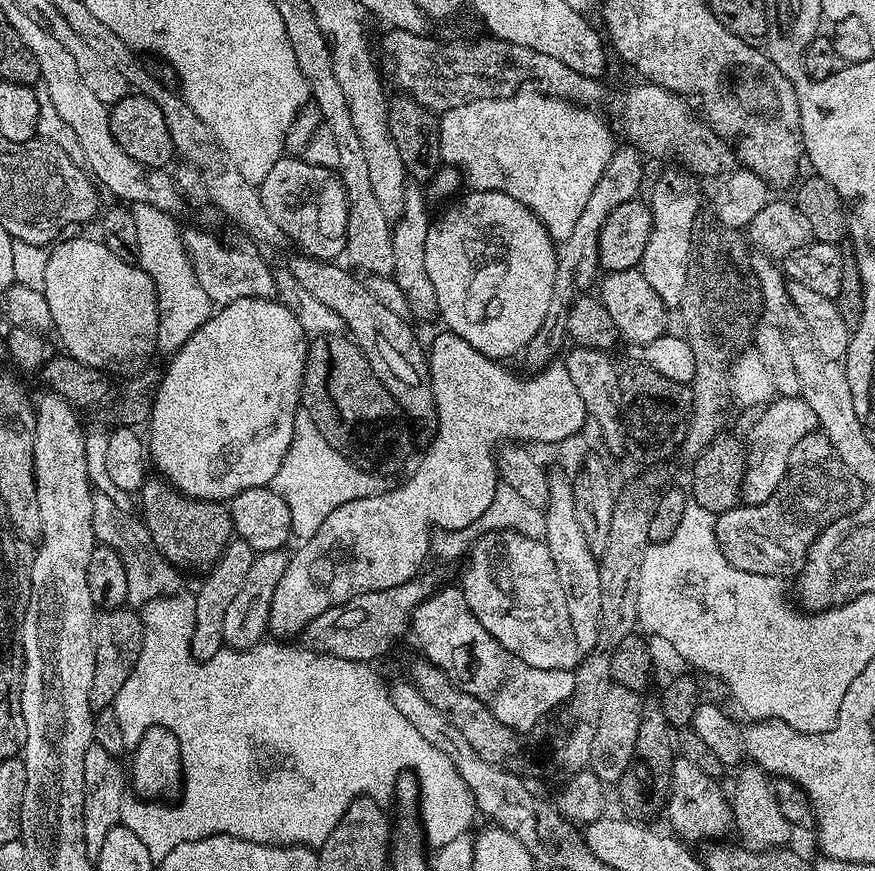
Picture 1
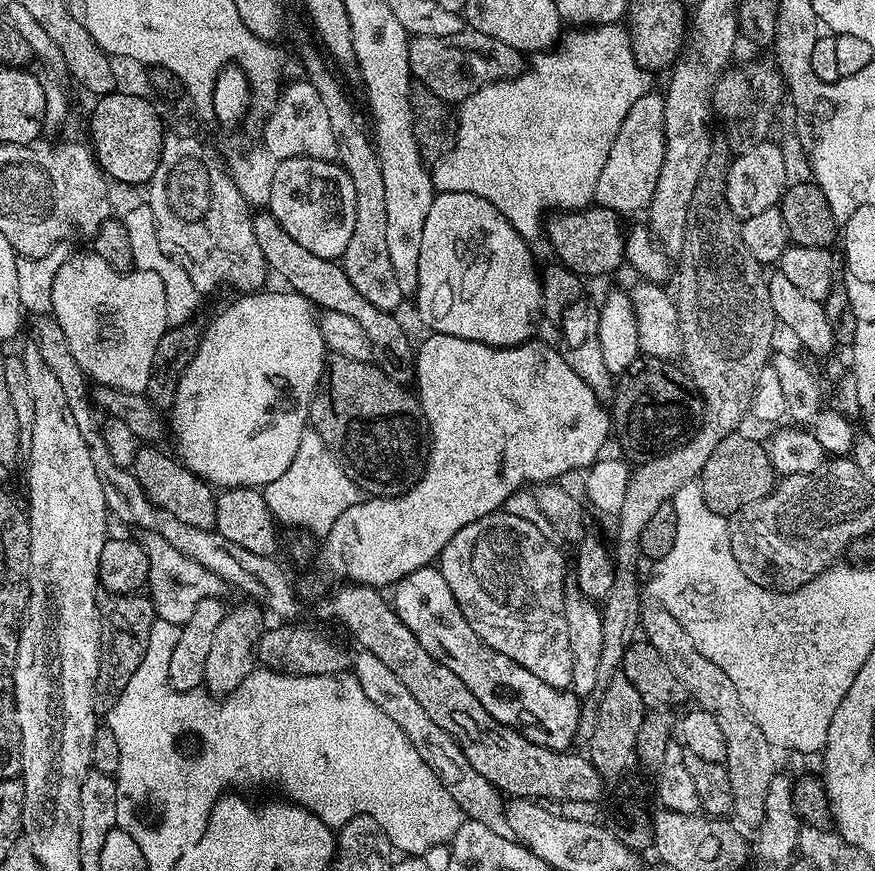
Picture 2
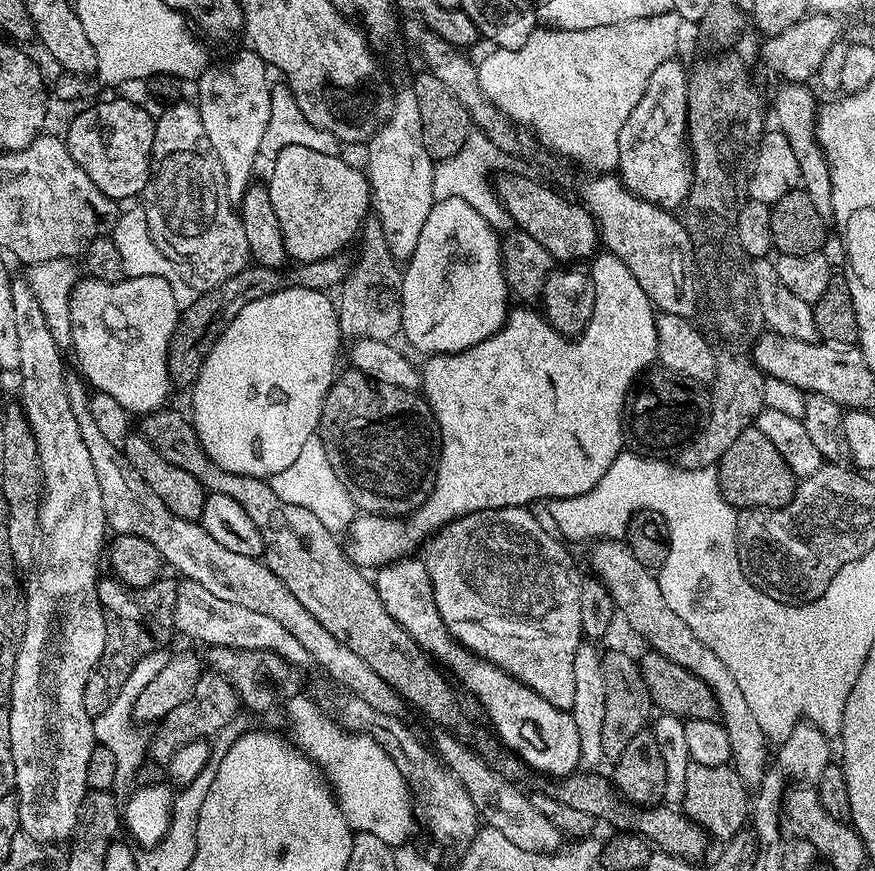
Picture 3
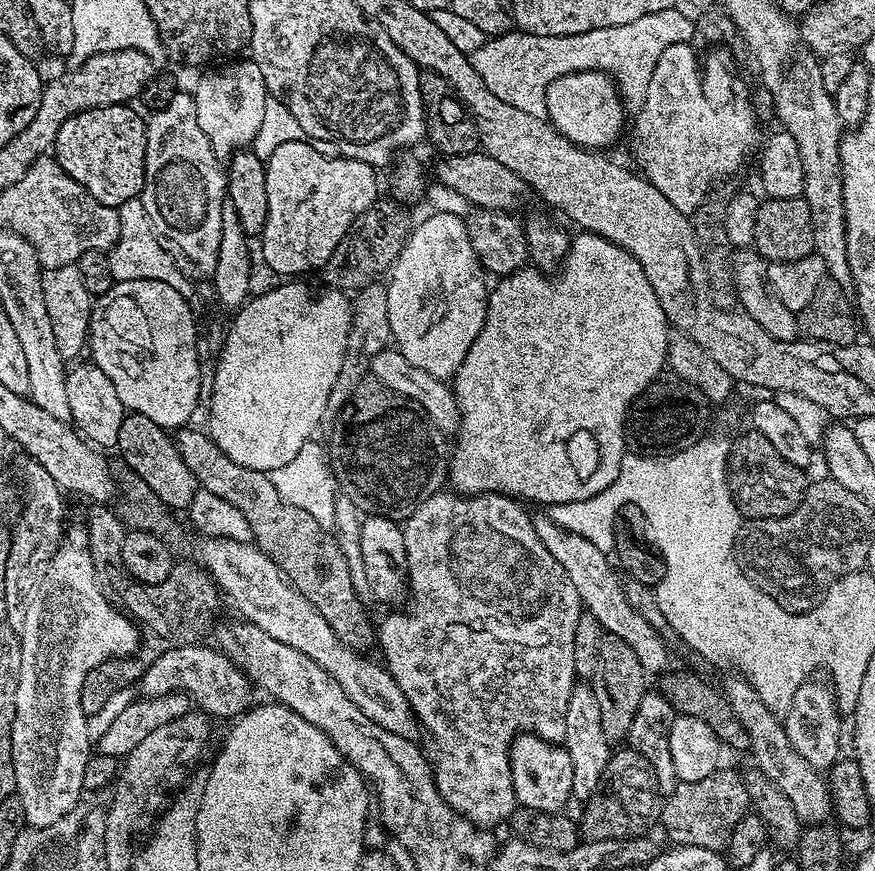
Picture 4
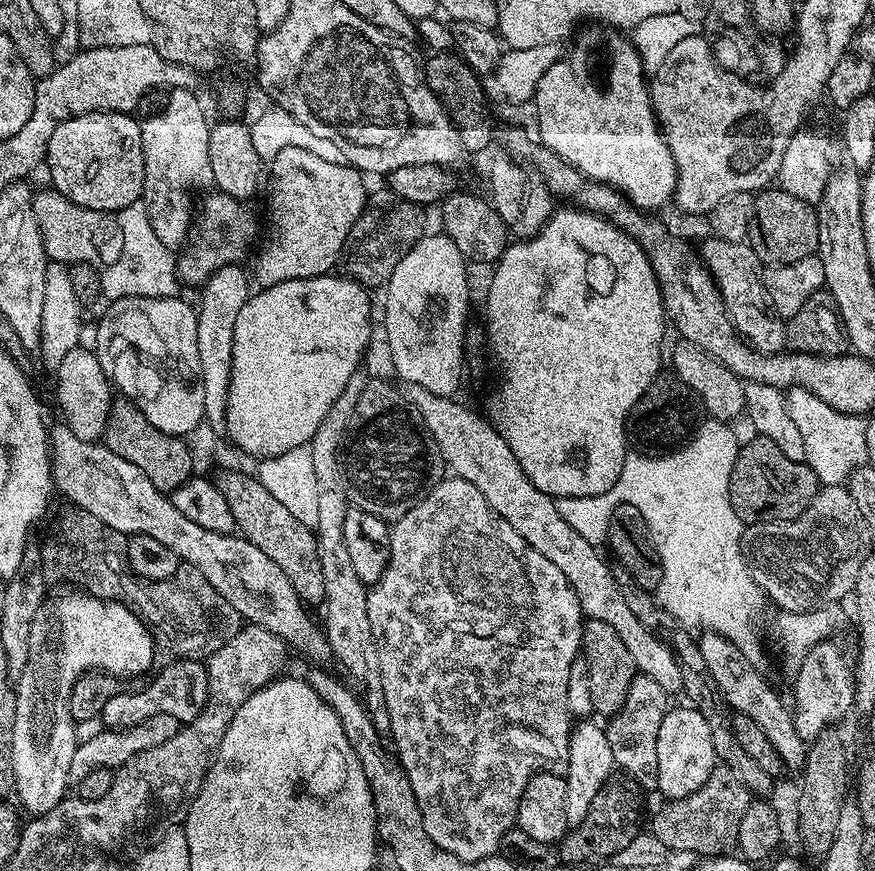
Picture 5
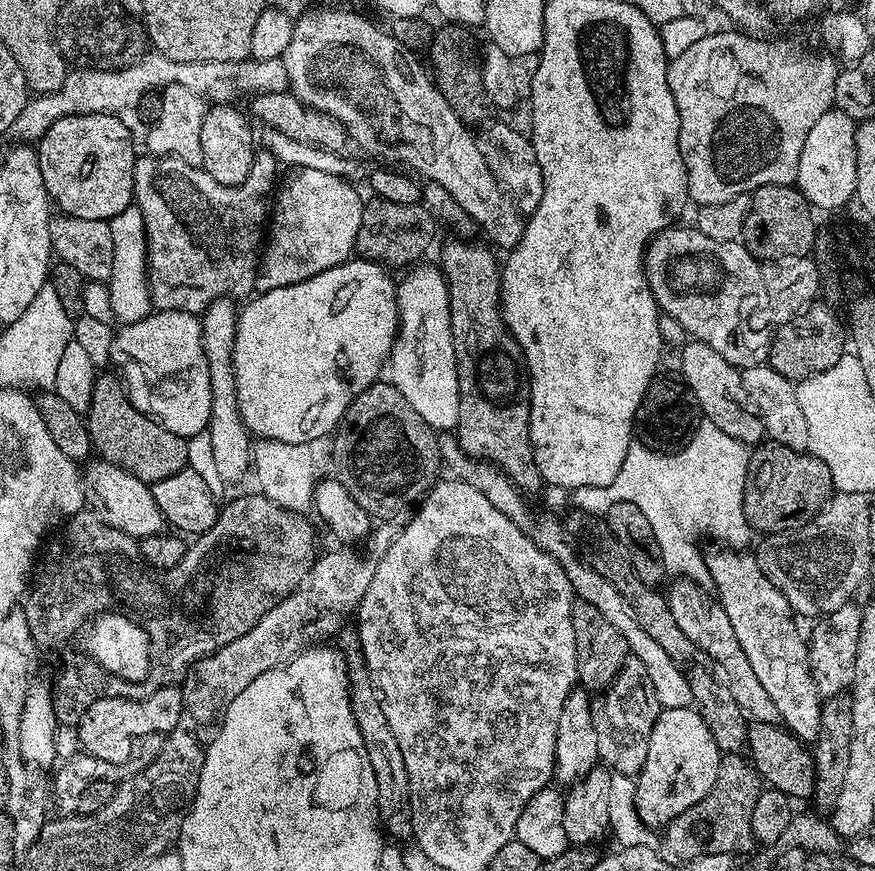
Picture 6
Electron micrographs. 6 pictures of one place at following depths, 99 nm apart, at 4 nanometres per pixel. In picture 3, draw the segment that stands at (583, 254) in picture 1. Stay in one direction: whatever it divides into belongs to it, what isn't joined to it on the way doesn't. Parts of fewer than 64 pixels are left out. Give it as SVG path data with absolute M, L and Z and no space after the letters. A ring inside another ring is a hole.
M673 58L662 62L662 66L658 66L658 70L654 70L654 74L650 74L650 82L646 82L646 94L642 94L642 102L638 102L638 106L634 106L634 110L630 110L630 114L626 118L626 122L622 126L622 130L618 134L618 179L625 188L631 192L642 194L646 202L657 204L660 208L676 210L683 205L684 199L688 197L688 191L692 185L692 166L690 163L690 144L686 139L688 135L688 75L689 69L679 64L679 59Z

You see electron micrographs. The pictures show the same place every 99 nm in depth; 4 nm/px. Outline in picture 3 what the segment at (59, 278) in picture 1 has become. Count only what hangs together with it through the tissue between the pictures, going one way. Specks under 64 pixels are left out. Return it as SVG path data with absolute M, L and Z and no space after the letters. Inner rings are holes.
M130 276L118 282L77 279L70 298L70 322L71 351L76 352L76 360L80 363L79 375L96 392L105 392L114 398L129 414L147 414L165 407L169 403L168 391L174 388L168 372L168 347L176 332L181 311L174 302L174 293L170 291L166 278Z

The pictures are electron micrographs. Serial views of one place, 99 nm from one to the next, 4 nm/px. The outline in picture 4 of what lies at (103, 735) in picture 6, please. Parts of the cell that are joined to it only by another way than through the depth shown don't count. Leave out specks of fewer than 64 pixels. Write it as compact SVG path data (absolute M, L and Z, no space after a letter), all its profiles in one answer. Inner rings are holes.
M197 642L178 646L172 650L166 650L160 658L154 658L154 662L144 676L138 681L139 695L147 698L149 696L170 696L183 694L199 711L207 712L209 717L232 716L239 717L248 711L253 685L247 676L215 647L207 648L207 643Z

